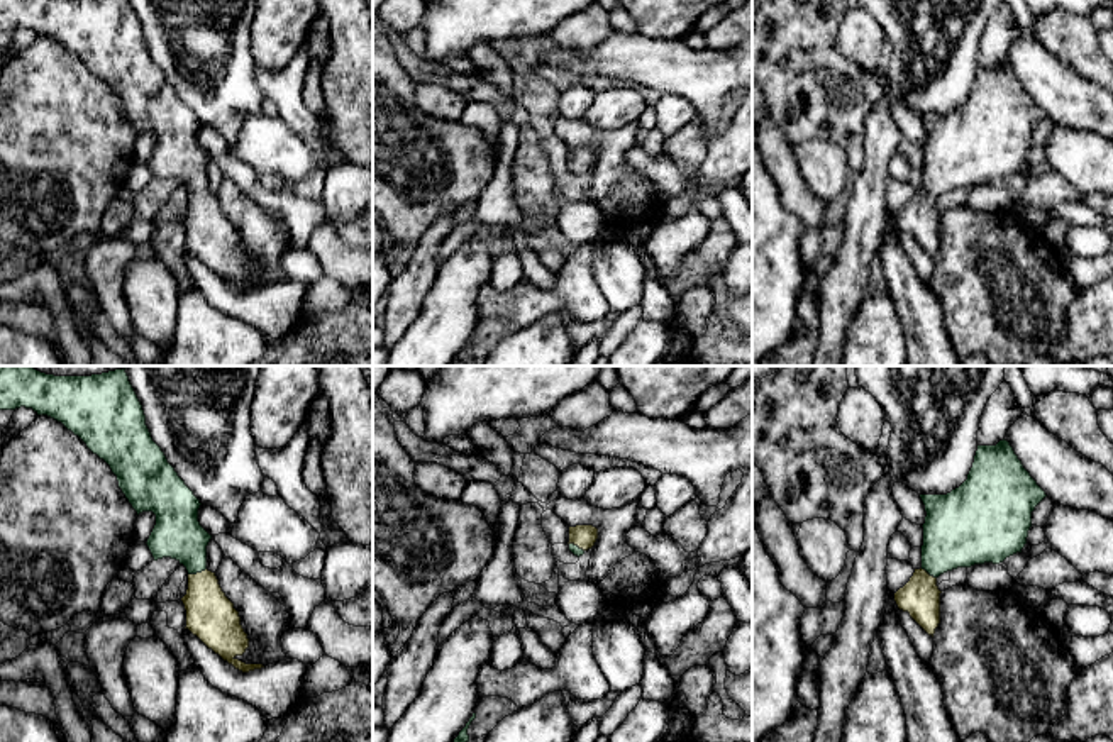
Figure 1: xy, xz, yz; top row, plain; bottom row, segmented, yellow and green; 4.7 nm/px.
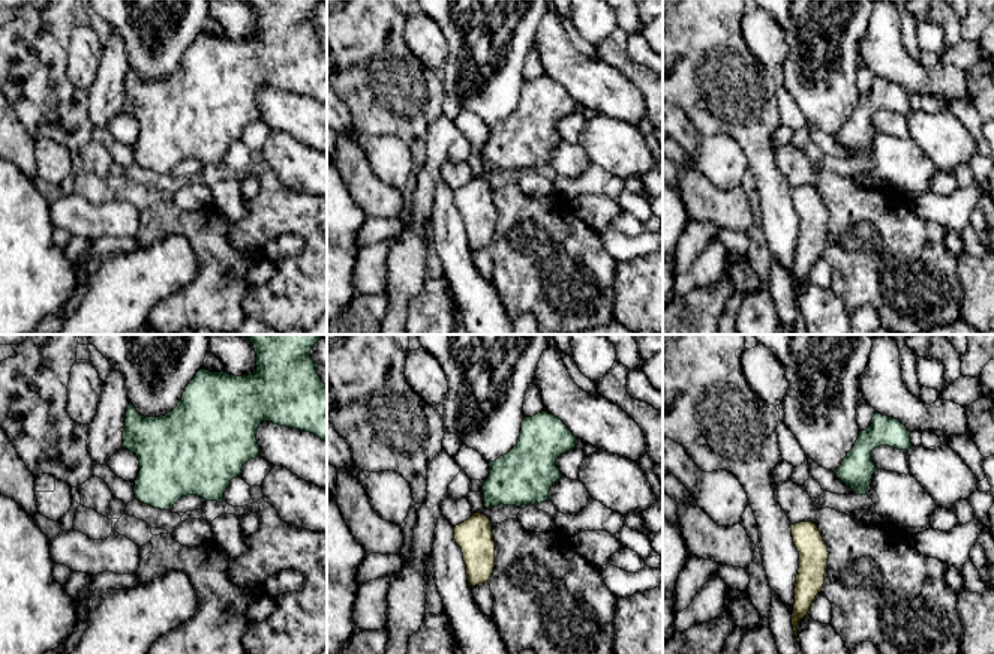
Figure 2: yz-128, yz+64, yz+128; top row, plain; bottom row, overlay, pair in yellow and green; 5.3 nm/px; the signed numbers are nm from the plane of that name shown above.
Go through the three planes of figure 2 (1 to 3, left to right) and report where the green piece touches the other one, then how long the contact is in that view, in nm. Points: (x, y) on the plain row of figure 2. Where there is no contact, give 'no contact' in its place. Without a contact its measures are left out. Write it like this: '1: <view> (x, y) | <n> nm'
1: no contact
2: no contact
3: no contact

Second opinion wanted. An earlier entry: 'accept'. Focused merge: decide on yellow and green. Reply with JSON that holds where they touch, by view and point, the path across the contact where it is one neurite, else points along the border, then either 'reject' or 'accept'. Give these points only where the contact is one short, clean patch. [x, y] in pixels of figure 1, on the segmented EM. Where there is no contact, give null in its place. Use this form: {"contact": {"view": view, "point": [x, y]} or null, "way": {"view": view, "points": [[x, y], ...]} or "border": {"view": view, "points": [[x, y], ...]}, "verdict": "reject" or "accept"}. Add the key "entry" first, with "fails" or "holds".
{"entry": "holds", "contact": {"view": "xy", "point": [197, 573]}, "way": {"view": "xy", "points": [[210, 615], [197, 573], [190, 548], [177, 534]]}, "verdict": "accept"}

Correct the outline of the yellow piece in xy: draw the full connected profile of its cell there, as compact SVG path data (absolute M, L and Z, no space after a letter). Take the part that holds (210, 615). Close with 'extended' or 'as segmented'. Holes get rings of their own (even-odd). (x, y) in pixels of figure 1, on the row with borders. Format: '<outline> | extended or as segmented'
M0 366L0 410L20 407L61 422L110 466L137 515L142 512L156 515L156 525L146 542L154 561L171 557L188 571L188 590L181 598L186 610L185 628L242 673L264 667L237 659L249 647L249 639L234 603L222 591L215 573L207 569L207 545L212 535L198 522L202 503L152 440L125 368L91 376L54 376L32 366Z | extended

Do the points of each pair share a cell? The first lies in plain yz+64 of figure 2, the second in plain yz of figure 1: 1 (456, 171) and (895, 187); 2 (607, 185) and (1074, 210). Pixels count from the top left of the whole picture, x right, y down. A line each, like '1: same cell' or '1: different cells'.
1: same cell
2: different cells

